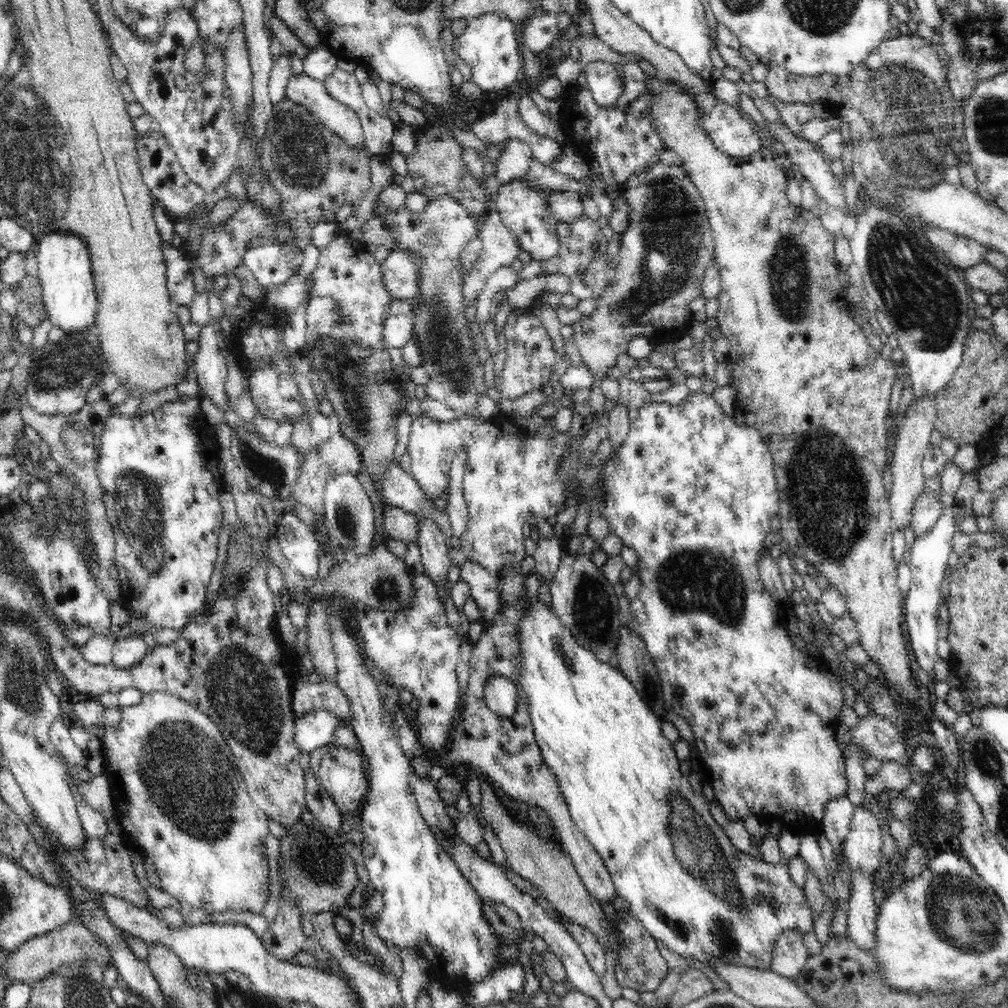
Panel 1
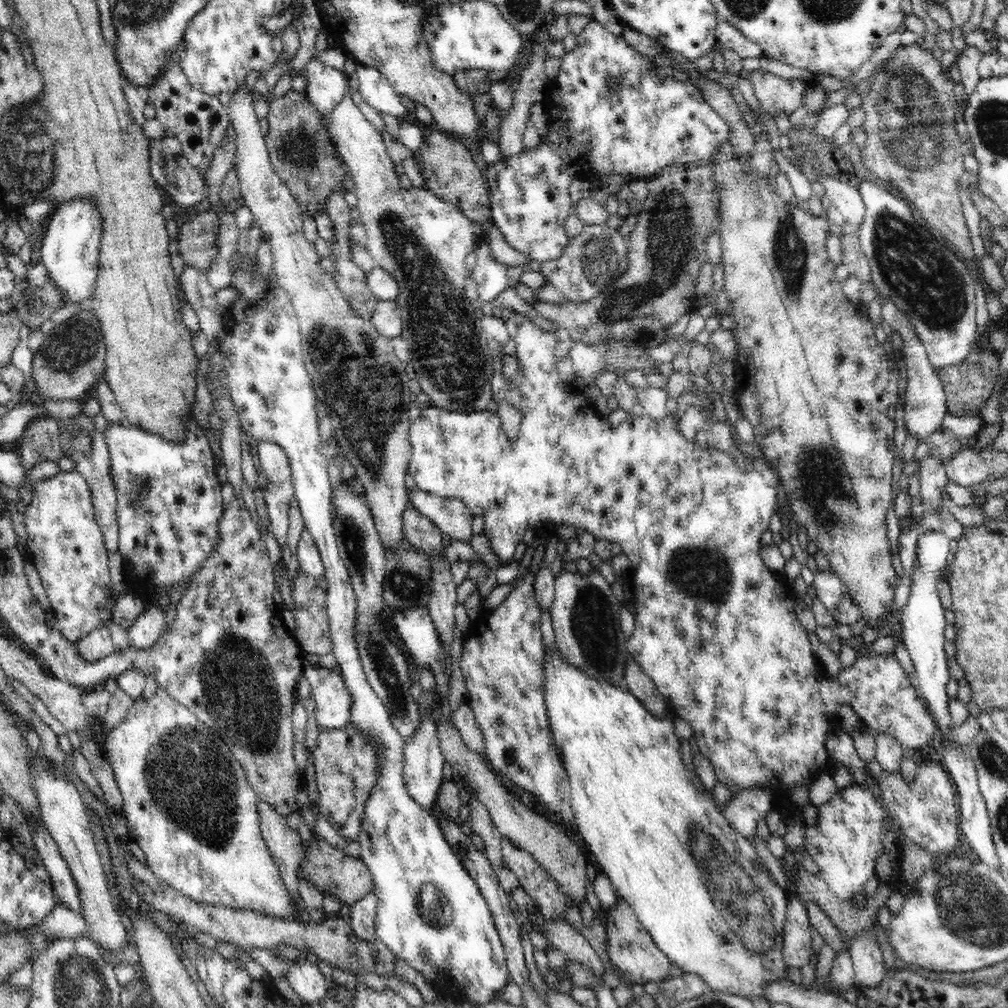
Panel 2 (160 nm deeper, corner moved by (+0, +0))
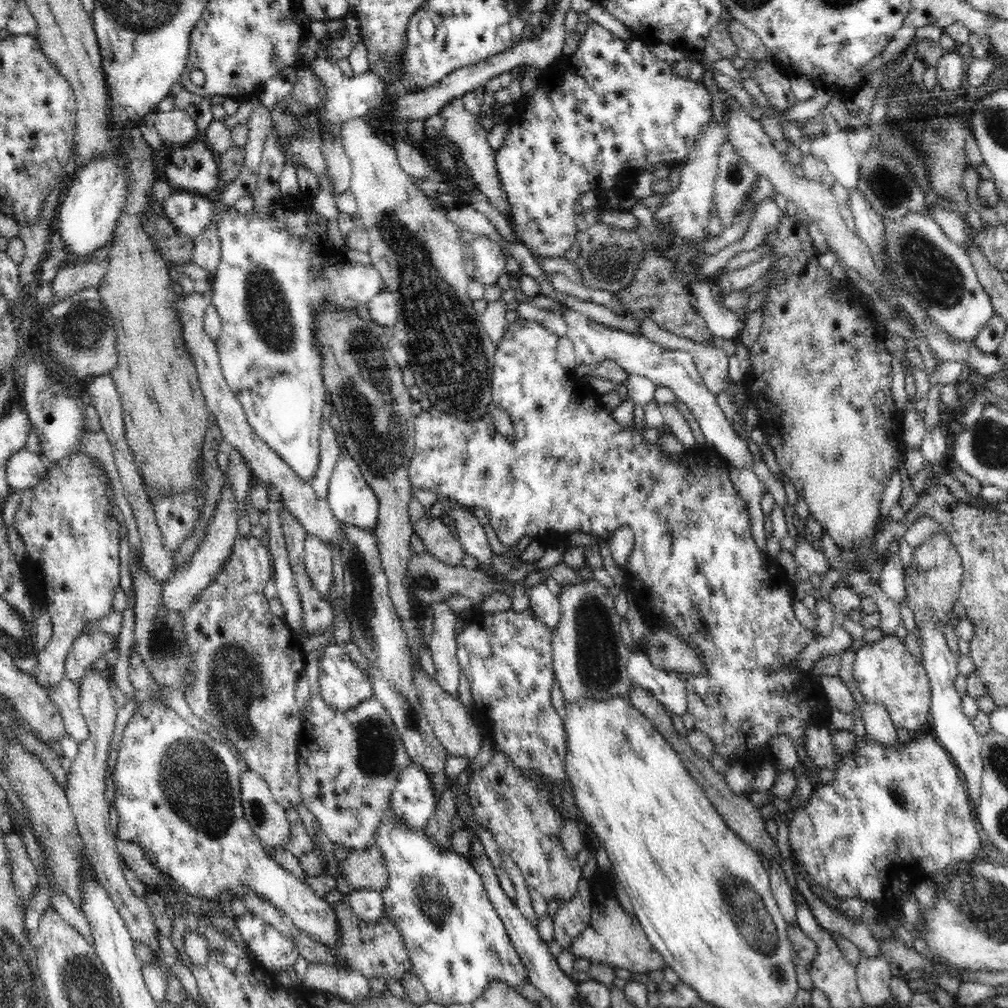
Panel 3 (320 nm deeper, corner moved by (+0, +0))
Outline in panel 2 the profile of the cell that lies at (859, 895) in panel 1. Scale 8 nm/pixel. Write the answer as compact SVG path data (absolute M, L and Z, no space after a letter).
M865 931L850 940L850 945L855 984L866 988L882 984L887 969L877 940L872 939Z

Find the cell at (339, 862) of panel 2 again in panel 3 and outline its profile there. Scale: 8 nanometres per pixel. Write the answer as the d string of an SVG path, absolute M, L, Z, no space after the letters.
M371 844L367 849L350 850L348 858L340 862L340 872L346 874L352 890L377 890L382 893L387 884L387 872L380 850Z

